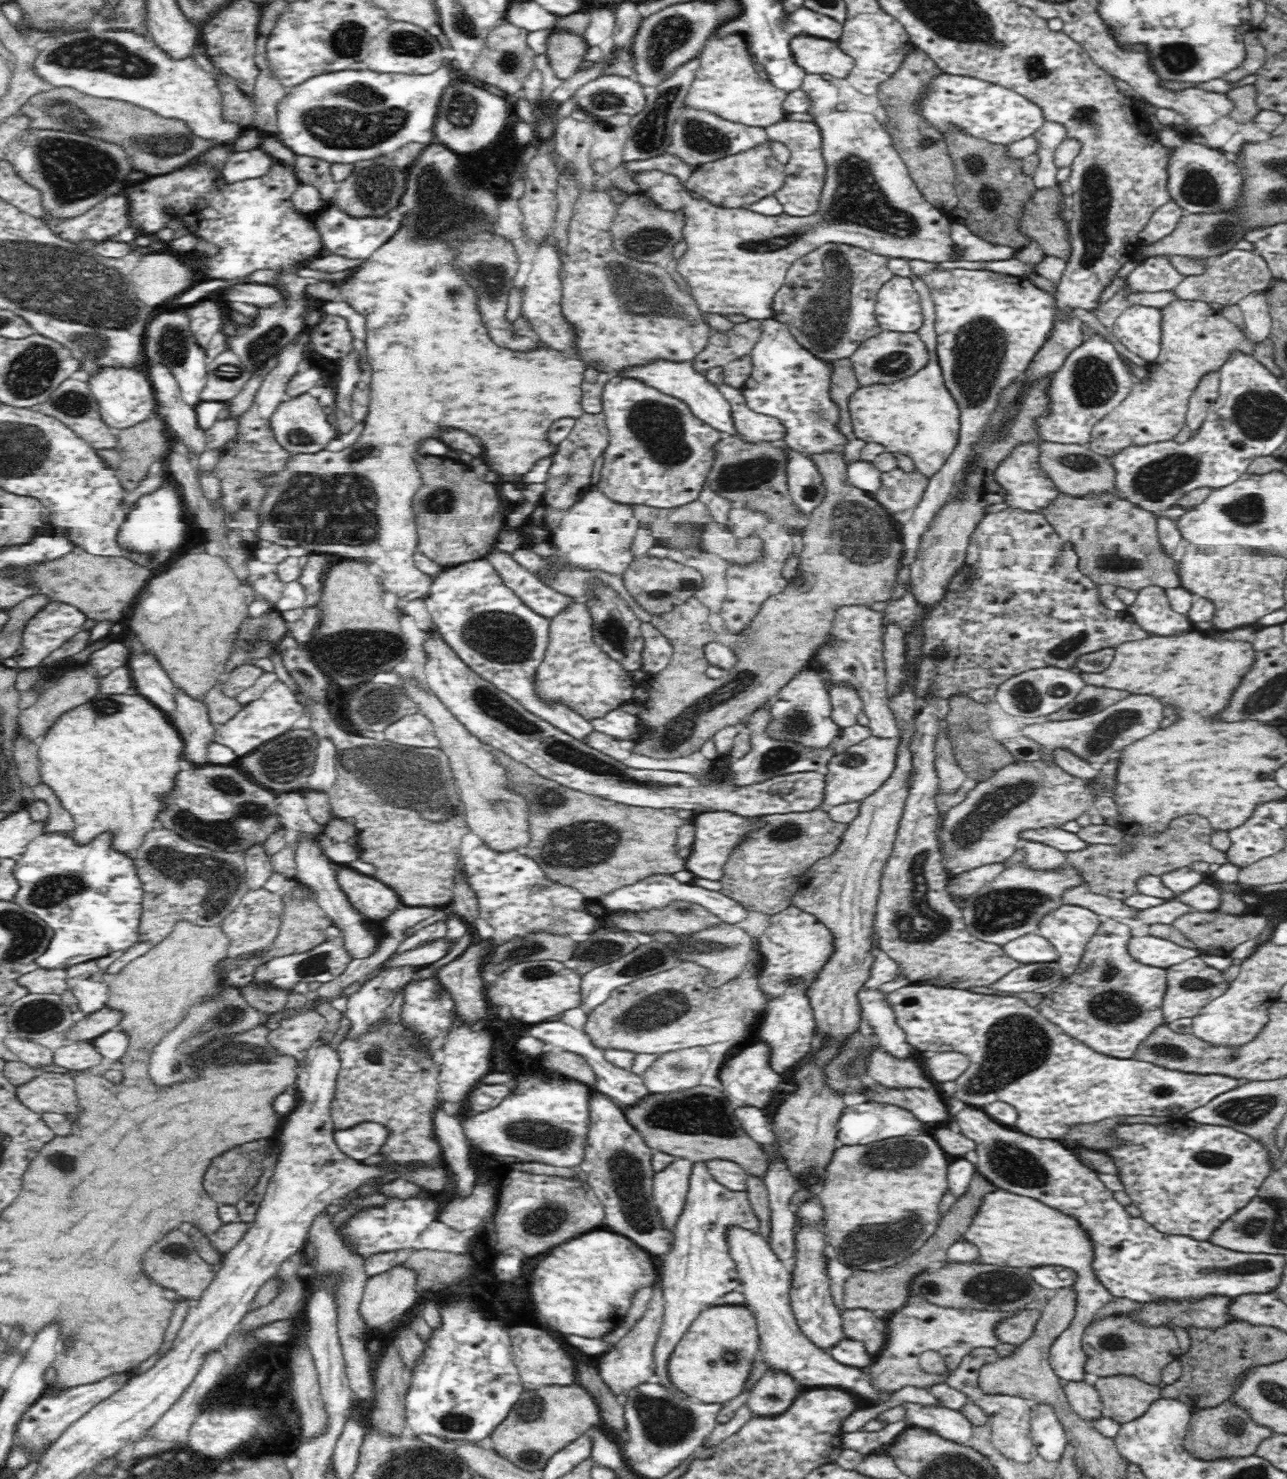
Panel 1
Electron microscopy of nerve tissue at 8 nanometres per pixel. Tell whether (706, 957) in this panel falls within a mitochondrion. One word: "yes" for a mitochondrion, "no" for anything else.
yes

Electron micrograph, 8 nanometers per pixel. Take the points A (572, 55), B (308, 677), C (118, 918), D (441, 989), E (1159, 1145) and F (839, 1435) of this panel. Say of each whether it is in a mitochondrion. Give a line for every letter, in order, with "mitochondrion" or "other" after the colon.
A: other
B: mitochondrion
C: other
D: other
E: other
F: other

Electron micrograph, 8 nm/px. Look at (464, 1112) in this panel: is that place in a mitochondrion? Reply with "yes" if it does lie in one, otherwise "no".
no

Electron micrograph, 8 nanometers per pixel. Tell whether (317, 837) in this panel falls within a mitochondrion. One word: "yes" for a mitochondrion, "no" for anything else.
no

